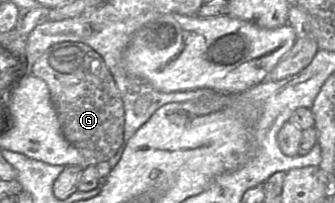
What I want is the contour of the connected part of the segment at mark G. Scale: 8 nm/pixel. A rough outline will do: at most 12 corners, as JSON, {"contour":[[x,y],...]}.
{"contour":[[81,41],[26,71],[48,86],[84,167],[111,159],[125,113],[104,59]]}

